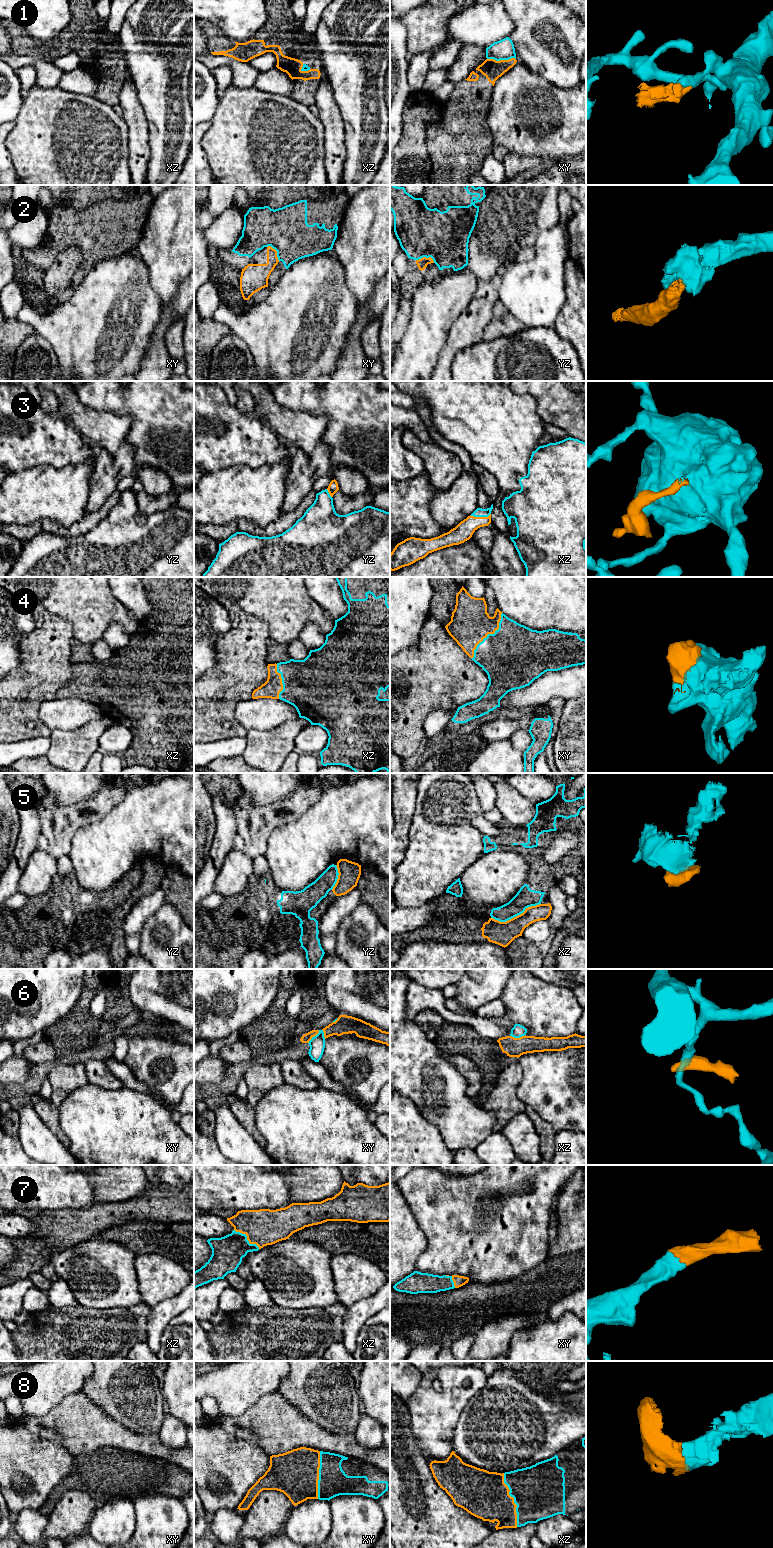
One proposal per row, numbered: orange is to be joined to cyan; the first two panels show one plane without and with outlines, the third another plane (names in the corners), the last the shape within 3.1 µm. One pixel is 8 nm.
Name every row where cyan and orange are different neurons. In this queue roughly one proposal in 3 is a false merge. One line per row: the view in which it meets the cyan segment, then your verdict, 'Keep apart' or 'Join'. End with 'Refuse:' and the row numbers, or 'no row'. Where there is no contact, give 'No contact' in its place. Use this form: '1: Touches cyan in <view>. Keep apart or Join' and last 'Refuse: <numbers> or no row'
1: Touches cyan in xy. Keep apart
2: Touches cyan in yz. Keep apart
3: Touches cyan in xz. Join
4: Touches cyan in xy. Join
5: Touches cyan in xz. Keep apart
6: Touches cyan in xz. Keep apart
7: Touches cyan in xz. Join
8: Touches cyan in xz. Join
Refuse: 1, 2, 5, 6

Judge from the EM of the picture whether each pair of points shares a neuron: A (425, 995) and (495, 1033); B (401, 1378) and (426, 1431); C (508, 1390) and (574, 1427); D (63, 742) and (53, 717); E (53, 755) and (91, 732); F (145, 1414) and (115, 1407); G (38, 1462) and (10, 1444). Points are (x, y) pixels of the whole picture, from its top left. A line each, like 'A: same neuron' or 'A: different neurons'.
A: same neuron
B: different neurons
C: same neuron
D: different neurons
E: same neuron
F: same neuron
G: same neuron

